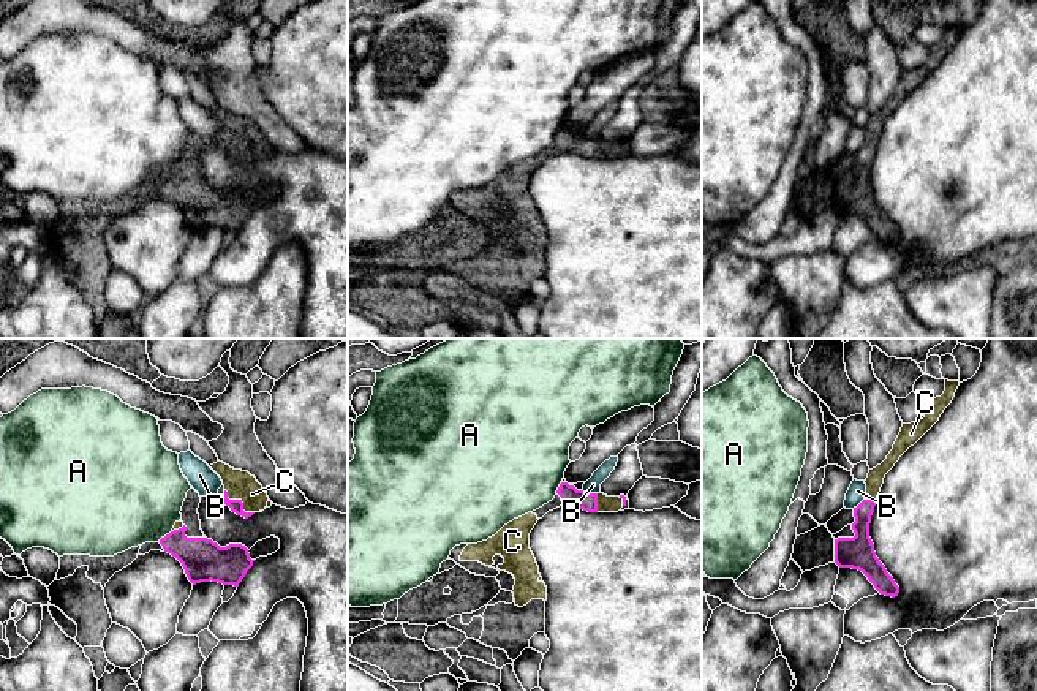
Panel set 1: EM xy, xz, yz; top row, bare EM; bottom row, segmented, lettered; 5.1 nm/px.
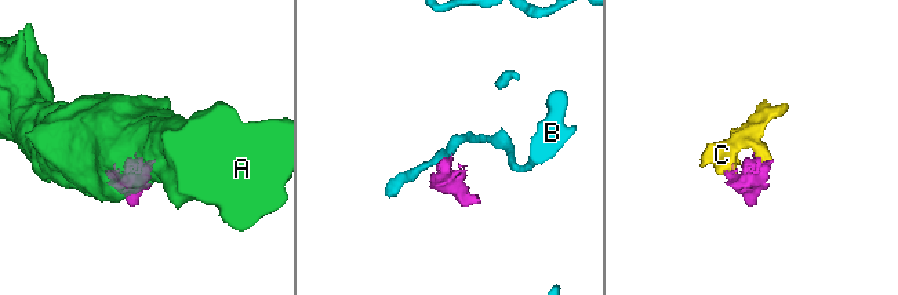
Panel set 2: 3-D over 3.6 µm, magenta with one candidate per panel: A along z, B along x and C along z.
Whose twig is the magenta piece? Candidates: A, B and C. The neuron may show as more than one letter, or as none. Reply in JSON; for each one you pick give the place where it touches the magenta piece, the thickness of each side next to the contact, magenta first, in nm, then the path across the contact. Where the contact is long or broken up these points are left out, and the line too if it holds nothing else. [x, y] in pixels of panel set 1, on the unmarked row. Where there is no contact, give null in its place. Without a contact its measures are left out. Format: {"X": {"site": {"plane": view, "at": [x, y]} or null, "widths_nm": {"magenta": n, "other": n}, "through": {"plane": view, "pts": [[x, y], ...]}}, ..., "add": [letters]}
{"C": {"site": {"plane": "xy", "at": [239, 146]}, "widths_nm": {"magenta": 70, "other": 150}}, "add": ["C"]}

